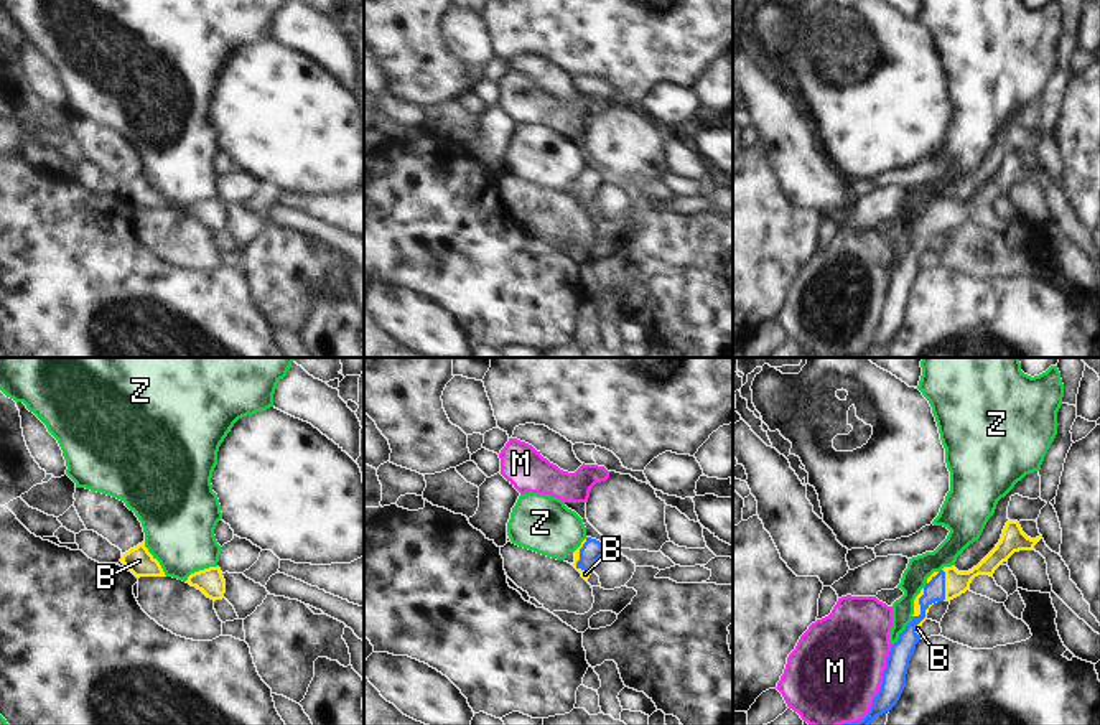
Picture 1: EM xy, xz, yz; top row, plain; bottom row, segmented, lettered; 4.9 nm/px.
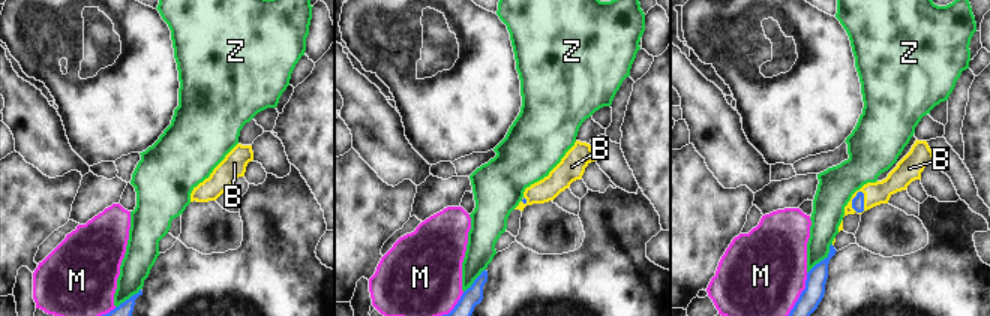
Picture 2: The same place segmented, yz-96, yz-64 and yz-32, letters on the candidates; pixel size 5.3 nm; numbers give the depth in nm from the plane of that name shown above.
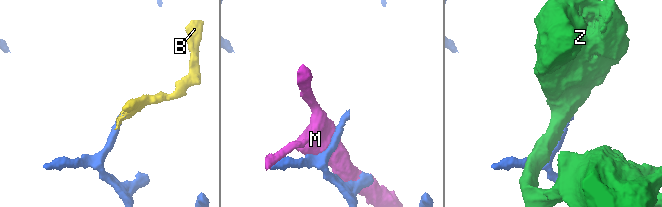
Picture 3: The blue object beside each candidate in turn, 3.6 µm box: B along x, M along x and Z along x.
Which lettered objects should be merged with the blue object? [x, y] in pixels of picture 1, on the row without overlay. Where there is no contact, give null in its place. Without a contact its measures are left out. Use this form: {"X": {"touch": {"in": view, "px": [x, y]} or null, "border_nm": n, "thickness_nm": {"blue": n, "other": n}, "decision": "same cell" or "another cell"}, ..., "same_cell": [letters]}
{"B": {"touch": {"in": "xz", "px": [580, 187]}, "border_nm": 160, "thickness_nm": {"blue": 110, "other": 50}, "decision": "same cell"}, "M": {"touch": {"in": "yz", "px": [876, 327]}, "border_nm": 480, "thickness_nm": {"blue": 110, "other": 460}, "decision": "another cell"}, "Z": {"touch": {"in": "yz", "px": [903, 262]}, "border_nm": 170, "thickness_nm": {"blue": 110, "other": 110}, "decision": "another cell"}, "same_cell": ["B"]}

